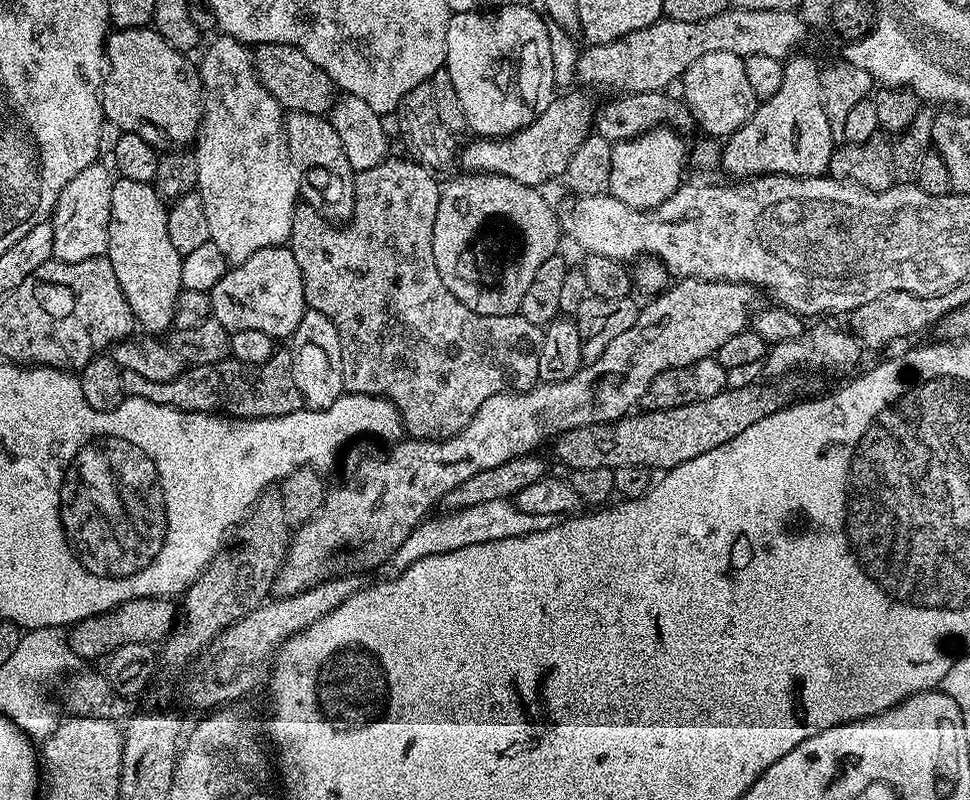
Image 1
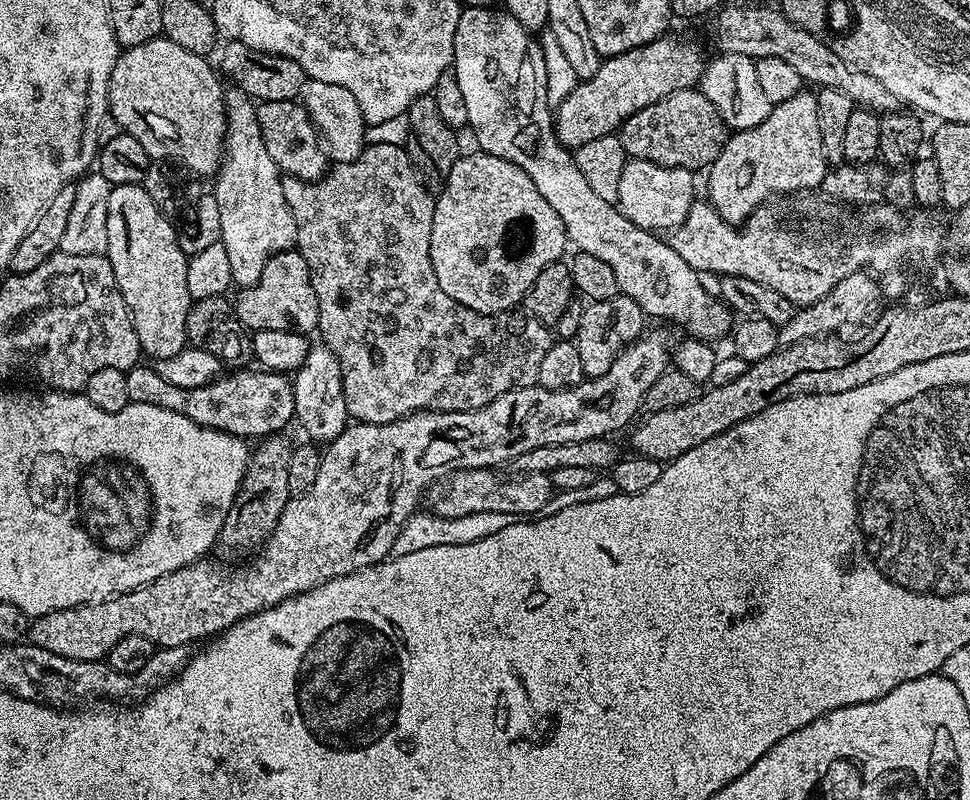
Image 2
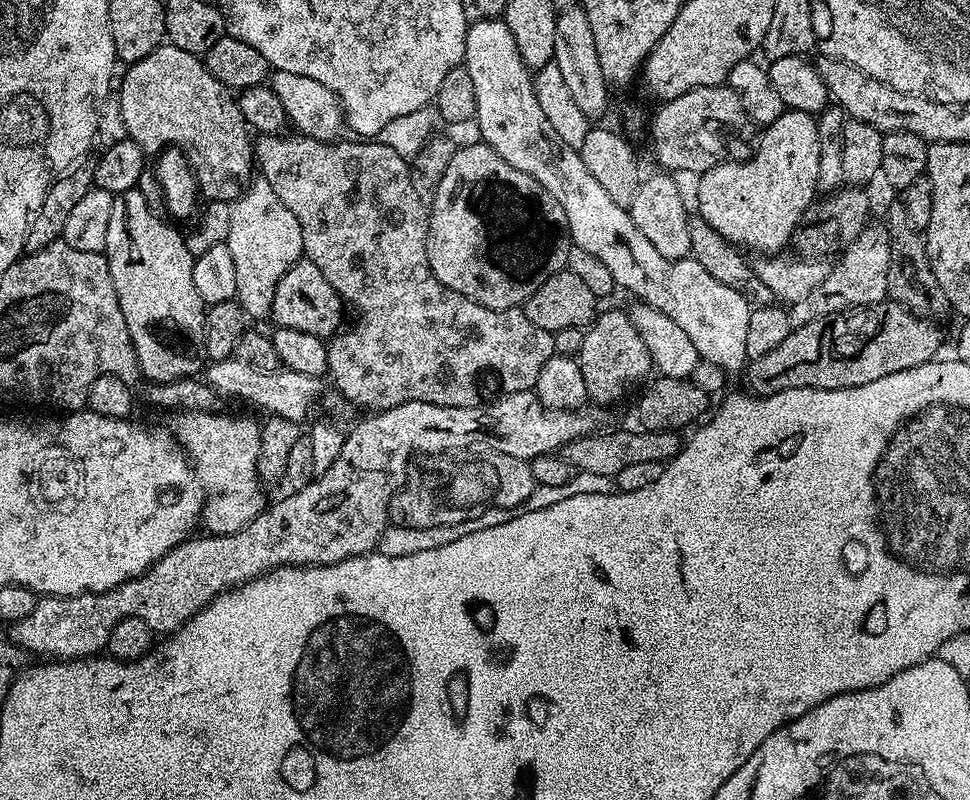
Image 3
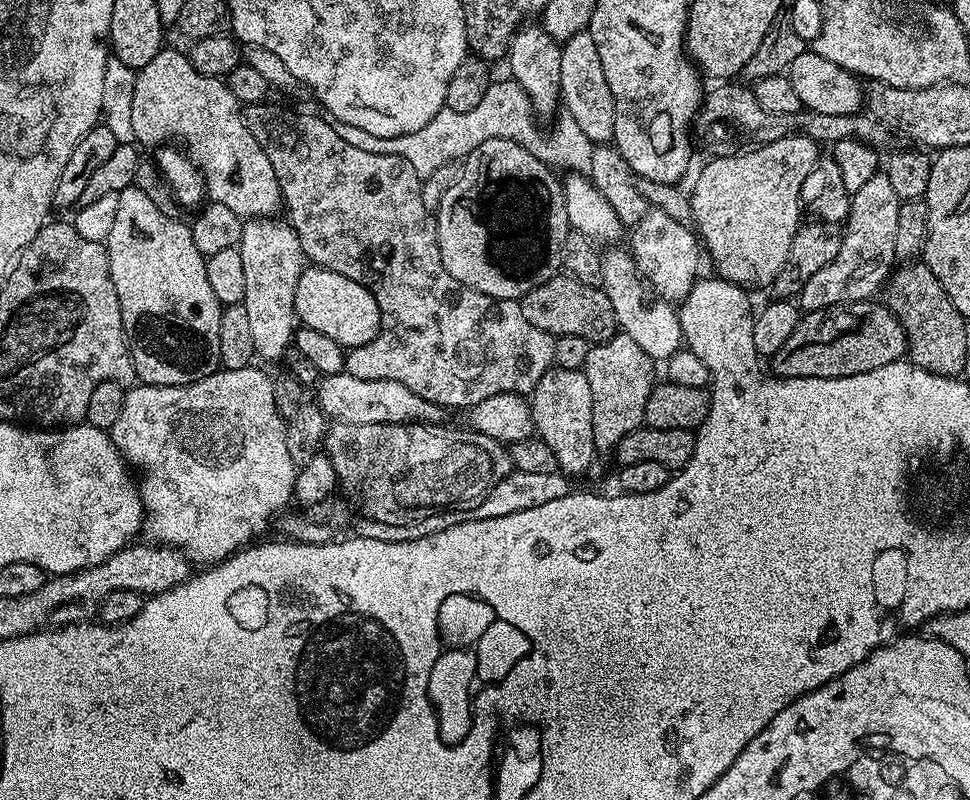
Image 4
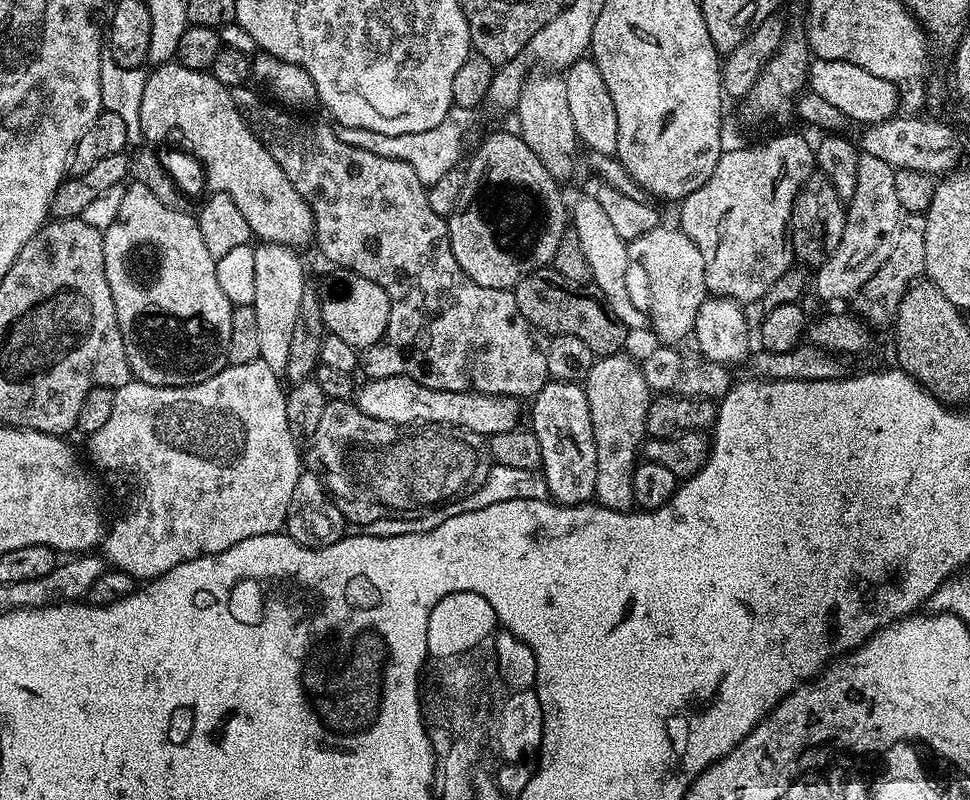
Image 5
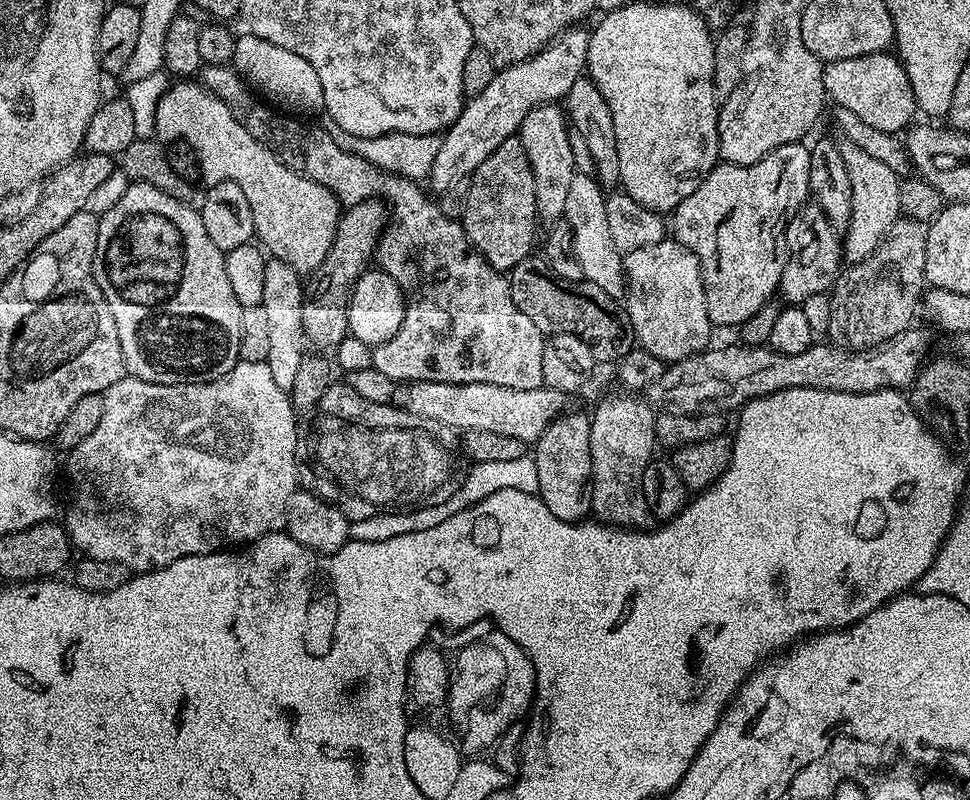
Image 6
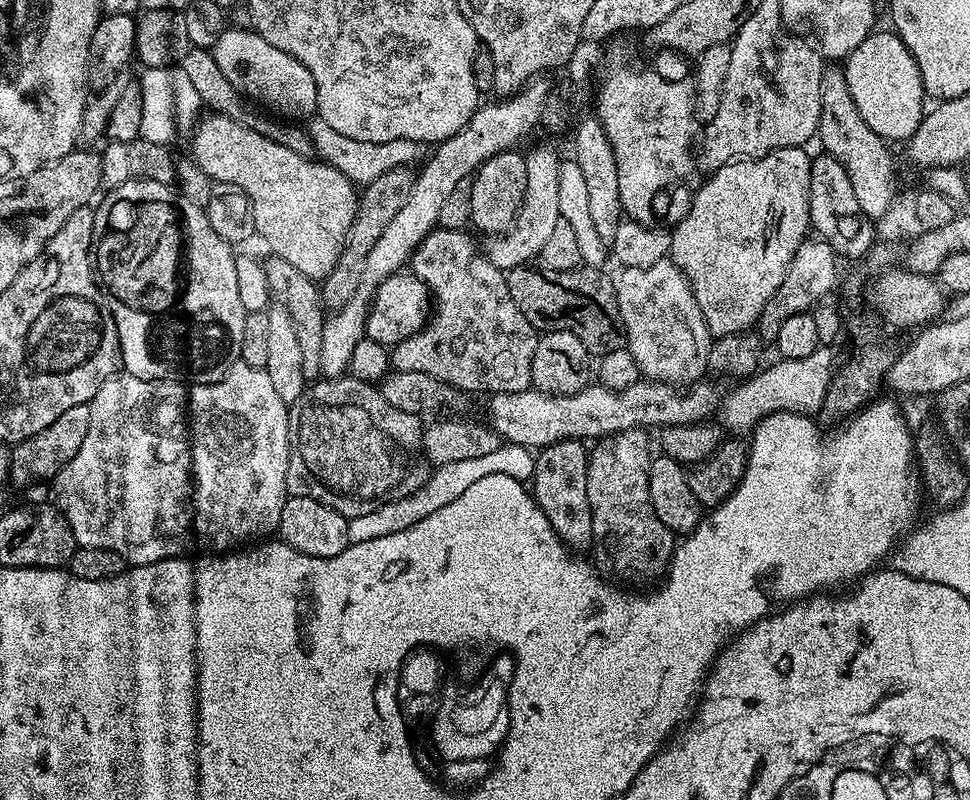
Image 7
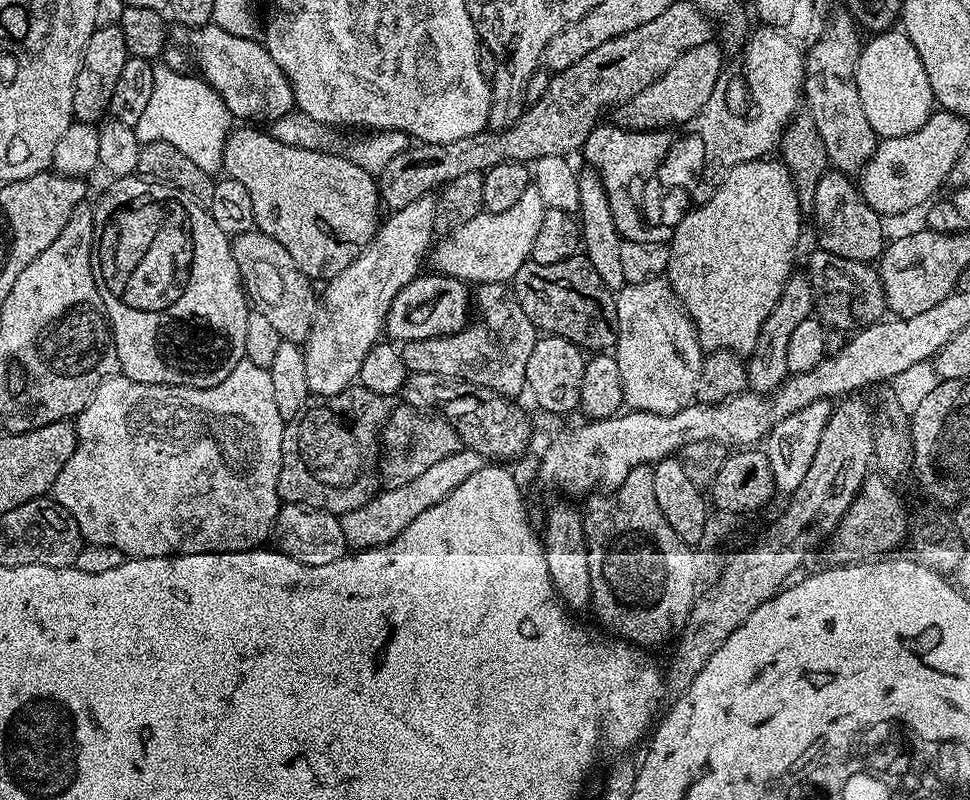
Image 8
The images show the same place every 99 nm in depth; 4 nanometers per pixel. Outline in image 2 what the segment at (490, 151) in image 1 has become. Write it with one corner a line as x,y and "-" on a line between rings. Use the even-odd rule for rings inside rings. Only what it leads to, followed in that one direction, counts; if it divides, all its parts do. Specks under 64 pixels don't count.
665,34
651,44
643,44
629,52
617,56
609,56
598,66
598,74
589,80
581,80
571,90
569,97
554,110
554,127
558,142
566,149
575,150
586,146
586,142
594,142
594,138
613,135
623,124
646,106
666,98
683,88
696,88
700,76
704,73
706,56
703,56
692,44
683,44
680,40
671,40

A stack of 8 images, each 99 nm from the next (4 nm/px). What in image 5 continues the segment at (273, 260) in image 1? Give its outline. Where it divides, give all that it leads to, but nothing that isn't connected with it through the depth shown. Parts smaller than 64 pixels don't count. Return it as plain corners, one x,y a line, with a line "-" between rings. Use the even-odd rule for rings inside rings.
347,270
339,273
337,280
328,284
320,296
321,316
324,327
331,335
342,338
342,342
350,342
358,350
374,346
384,337
384,331
390,318
390,302
386,298
386,290
370,278
362,278
356,272

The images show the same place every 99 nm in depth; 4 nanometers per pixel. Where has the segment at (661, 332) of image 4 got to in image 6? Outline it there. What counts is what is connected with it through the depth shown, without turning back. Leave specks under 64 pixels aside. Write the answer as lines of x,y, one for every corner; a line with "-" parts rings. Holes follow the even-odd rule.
577,172
571,179
566,198
566,210
563,219
570,222
574,234
574,252
581,263
584,279
594,286
606,290
610,298
623,301
626,296
626,273
624,271
623,253
617,250
611,241
610,226
607,225
605,191
593,175

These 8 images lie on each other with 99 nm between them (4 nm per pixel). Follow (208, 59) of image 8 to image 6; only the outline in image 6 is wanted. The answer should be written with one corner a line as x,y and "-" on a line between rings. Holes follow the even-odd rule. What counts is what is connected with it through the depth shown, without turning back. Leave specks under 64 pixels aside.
251,34
243,35
236,36
236,45
230,63
236,69
236,75
249,88
259,93
265,101
271,102
277,109
288,114
312,118
324,112
324,95
318,70
314,70
314,66
306,62
302,54
294,54
294,50
274,46
274,42
266,42
266,38
258,38

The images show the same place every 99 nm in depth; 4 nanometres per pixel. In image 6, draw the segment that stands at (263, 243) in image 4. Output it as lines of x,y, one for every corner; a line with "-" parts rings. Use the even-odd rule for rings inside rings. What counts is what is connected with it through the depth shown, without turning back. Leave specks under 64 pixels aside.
269,259
265,270
263,295
266,319
270,325
270,354
266,362
270,366
270,375
274,377
275,384
290,390
294,386
294,378
298,375
298,366
302,366
306,355
302,324
304,284
301,273
296,272
286,262

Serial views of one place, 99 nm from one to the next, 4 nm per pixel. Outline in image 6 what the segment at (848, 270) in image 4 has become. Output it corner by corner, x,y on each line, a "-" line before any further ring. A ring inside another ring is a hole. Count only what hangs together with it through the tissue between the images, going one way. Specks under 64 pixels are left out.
844,140
839,145
842,162
846,162
846,174
850,174
850,190
852,191
852,213
850,222
842,236
842,256
849,265
865,260
886,238
890,226
901,219
900,182
890,166
878,162
866,150
860,150
854,142

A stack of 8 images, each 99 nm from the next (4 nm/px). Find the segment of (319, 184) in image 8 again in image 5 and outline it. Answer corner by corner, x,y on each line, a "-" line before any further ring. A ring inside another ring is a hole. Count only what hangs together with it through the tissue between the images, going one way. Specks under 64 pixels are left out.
175,62
167,64
157,64
148,72
148,81
142,90
142,106
140,107
140,135
149,145
157,146
156,144
177,144
180,148
185,148
186,151
192,152
192,156
198,163
204,167
204,176
208,179
209,193
221,192
230,198
234,198
234,203
238,205
238,210
242,210
243,216
246,217
246,222
250,222
250,230
253,237
257,241
265,244
285,244
287,248
303,249
303,244
313,239
312,234
312,211
310,206
298,194
298,190
294,190
294,186
290,186
290,182
286,178
286,174
282,174
282,170
278,166
278,162
274,162
274,158
266,150
266,146
262,146
262,142
248,129
248,123
243,120
238,114
238,110
234,106
234,98
231,91
225,88
222,82
218,82
218,78
212,76
211,71
199,72
198,70
190,70
186,66

